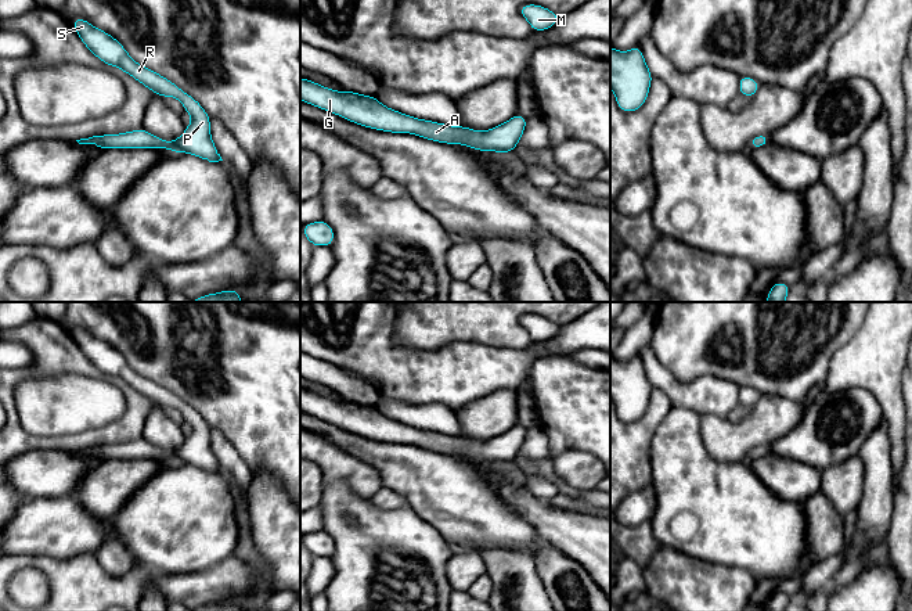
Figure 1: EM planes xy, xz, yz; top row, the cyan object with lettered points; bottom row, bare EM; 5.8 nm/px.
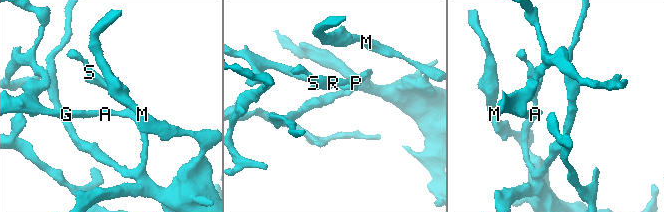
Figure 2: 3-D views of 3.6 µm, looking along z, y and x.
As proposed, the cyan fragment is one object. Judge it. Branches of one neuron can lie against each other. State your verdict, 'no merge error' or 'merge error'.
no merge error

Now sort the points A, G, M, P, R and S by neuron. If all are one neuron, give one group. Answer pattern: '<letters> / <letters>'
A G M P R S

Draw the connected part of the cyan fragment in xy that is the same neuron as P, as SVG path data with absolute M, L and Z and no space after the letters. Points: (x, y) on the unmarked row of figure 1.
M82 327L72 331L73 339L83 355L108 377L119 377L125 384L133 387L154 405L161 407L174 407L181 411L184 421L192 427L192 432L185 442L174 452L162 450L145 439L119 445L101 445L76 450L79 454L94 454L100 460L108 459L152 459L170 460L174 464L187 463L209 472L223 471L210 446L210 427L202 416L190 405L183 402L173 392L162 385L140 375L126 362L126 359L109 344L93 337Z

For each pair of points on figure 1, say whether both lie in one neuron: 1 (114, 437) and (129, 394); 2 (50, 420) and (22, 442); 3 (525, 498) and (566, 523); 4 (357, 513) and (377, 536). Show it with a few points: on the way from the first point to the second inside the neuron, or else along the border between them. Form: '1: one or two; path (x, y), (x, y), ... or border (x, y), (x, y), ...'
1: one; path (125, 426), (132, 419), (132, 405)
2: two; border (15, 408), (20, 424), (28, 432), (65, 435)
3: one; path (534, 507), (550, 523), (557, 523)
4: one; path (359, 518), (371, 531)

